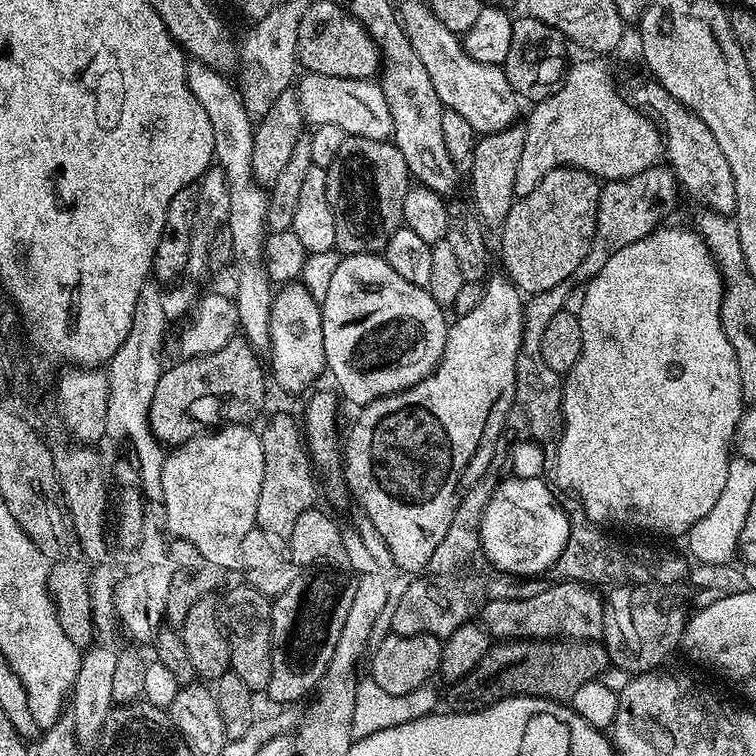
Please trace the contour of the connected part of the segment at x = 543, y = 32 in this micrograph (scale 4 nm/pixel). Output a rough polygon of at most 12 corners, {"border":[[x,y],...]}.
{"border":[[531,14],[513,19],[502,66],[525,101],[557,92],[569,41]]}

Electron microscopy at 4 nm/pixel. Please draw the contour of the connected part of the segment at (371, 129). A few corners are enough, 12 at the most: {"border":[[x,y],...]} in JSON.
{"border":[[308,72],[298,95],[309,125],[391,137],[375,79]]}

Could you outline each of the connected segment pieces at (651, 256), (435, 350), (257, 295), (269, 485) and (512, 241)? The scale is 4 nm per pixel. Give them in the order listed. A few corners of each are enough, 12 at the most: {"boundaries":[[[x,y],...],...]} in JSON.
{"boundaries":[[[700,233],[587,281],[556,476],[683,537],[746,411]],[[341,255],[320,304],[347,403],[436,369],[449,317],[383,255]],[[205,64],[188,85],[210,114],[230,186],[234,299],[257,353],[270,342],[269,193],[252,169],[256,129],[241,89]],[[301,421],[259,434],[266,470],[256,523],[284,542],[317,503]],[[555,168],[512,203],[503,271],[529,297],[575,277],[601,181]]]}

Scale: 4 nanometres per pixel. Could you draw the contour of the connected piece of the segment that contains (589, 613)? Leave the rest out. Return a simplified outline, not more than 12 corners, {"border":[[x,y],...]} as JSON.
{"border":[[578,580],[491,600],[479,619],[505,640],[603,641],[606,604]]}

